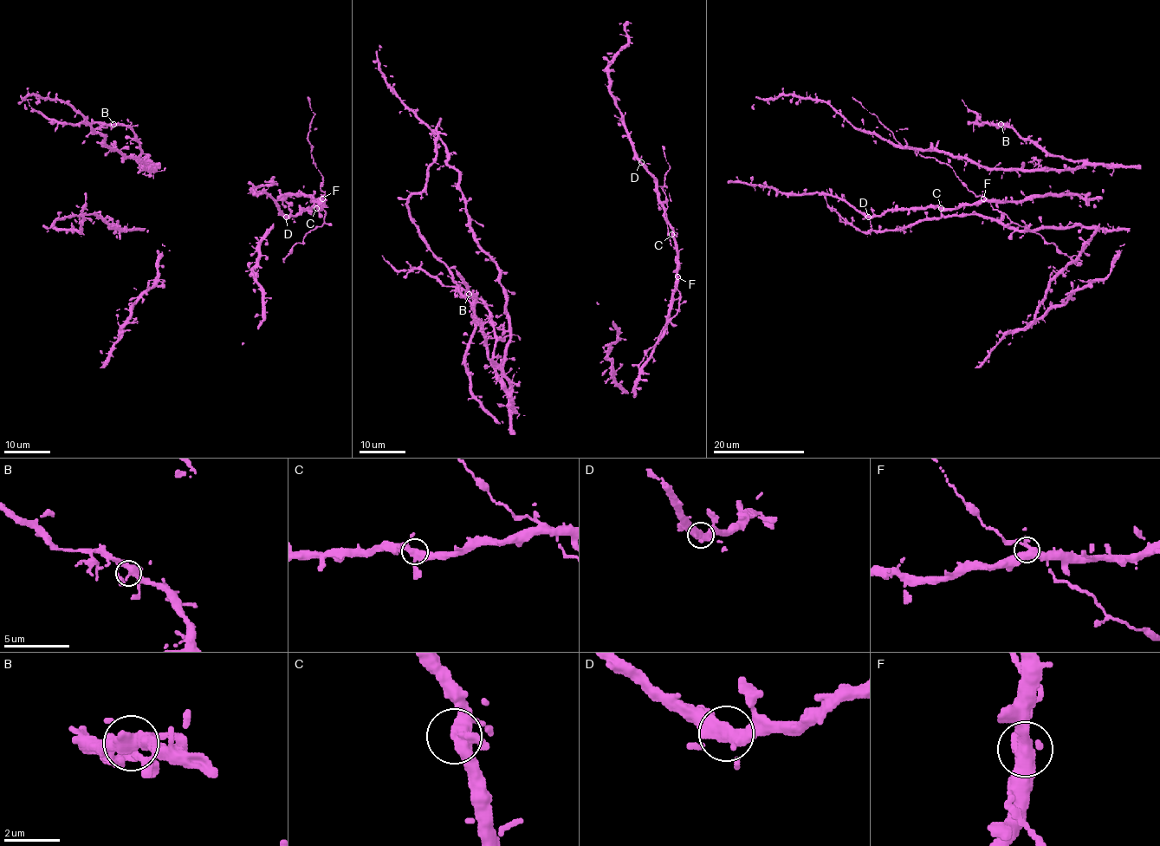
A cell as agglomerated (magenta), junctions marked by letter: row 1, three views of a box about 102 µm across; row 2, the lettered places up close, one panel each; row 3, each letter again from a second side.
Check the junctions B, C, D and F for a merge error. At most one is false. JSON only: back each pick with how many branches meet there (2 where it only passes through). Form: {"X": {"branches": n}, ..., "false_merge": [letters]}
{"false_merge": []}

